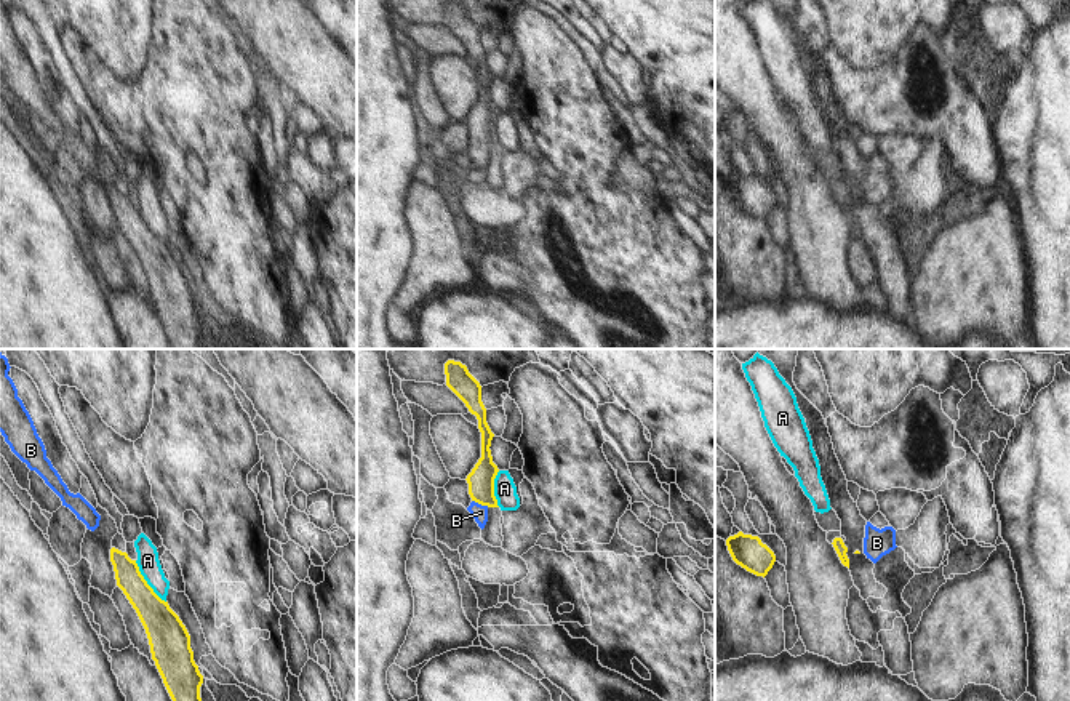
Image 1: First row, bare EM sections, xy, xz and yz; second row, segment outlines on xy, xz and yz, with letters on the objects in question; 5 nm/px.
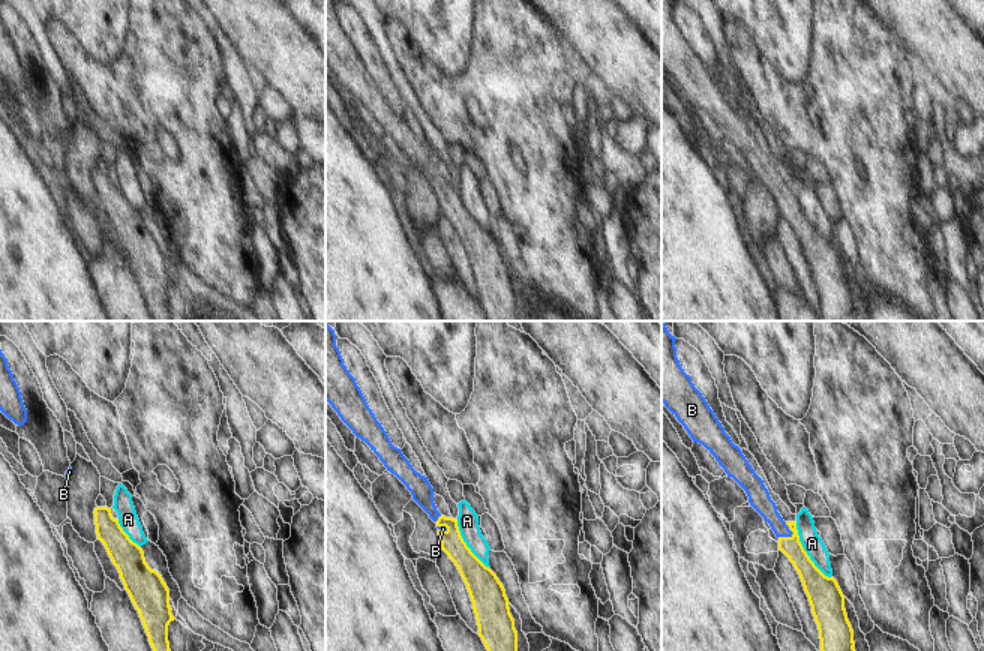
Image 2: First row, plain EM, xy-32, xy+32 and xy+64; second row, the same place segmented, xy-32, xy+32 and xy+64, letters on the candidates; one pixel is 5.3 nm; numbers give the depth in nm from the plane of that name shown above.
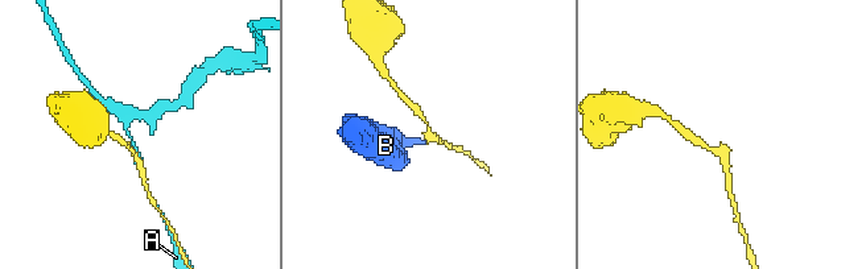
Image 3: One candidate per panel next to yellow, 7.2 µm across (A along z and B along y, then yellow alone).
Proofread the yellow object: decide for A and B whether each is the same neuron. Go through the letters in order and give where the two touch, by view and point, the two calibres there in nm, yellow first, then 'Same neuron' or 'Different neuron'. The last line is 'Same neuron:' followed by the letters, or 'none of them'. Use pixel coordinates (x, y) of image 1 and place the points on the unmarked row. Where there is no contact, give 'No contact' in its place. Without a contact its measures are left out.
A: Touches yellow at xy (146, 223). Thickness 190 nm (yellow) against 110 nm. Different neuron
B: Touches yellow at xz (480, 144). Thickness 130 nm (yellow) against 80 nm. Same neuron
Same neuron: B.

